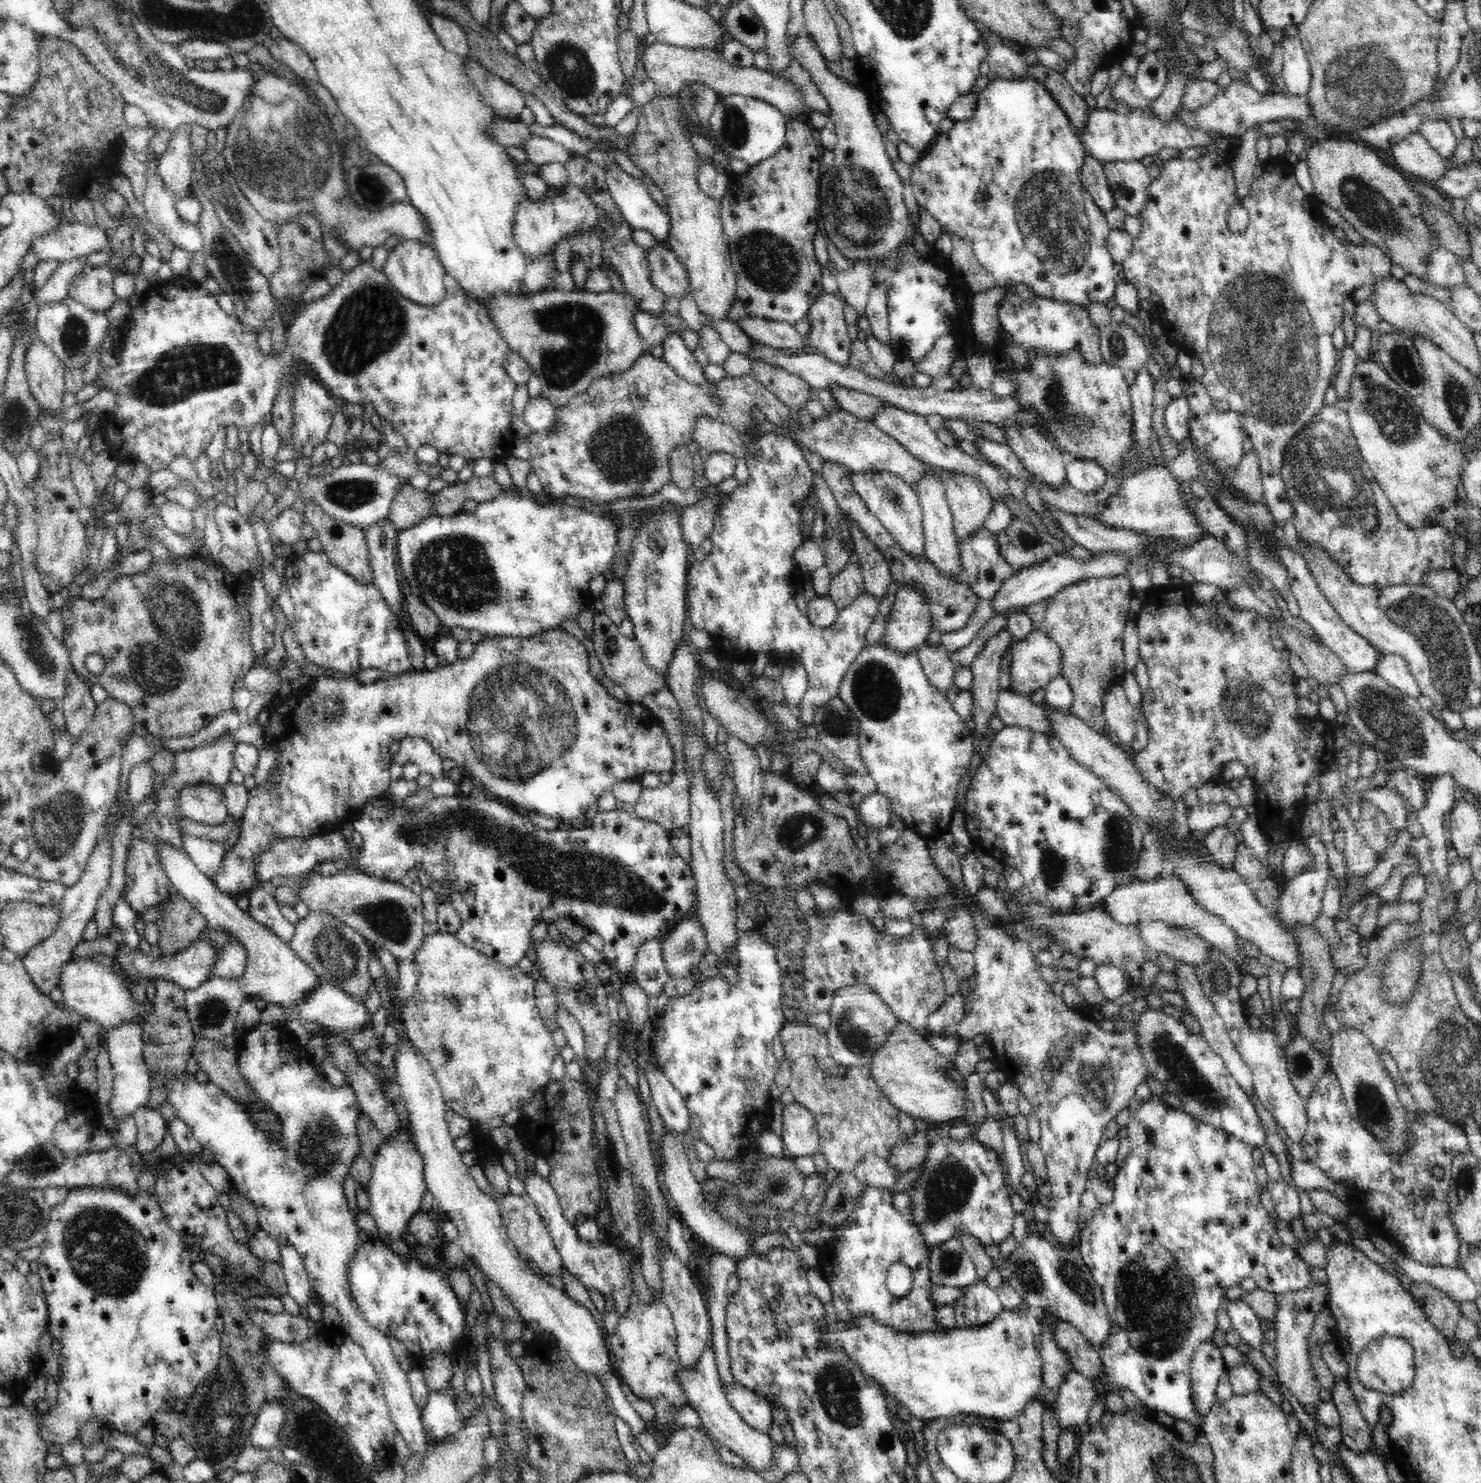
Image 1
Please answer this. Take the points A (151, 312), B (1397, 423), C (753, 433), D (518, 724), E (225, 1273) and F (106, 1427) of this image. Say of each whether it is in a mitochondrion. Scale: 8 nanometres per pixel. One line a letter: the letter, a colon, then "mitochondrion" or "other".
A: other
B: mitochondrion
C: other
D: mitochondrion
E: other
F: other

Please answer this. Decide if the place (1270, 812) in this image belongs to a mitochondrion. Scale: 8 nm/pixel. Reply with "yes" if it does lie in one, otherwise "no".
no

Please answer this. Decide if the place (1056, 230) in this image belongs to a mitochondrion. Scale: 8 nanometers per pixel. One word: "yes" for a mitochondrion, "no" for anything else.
yes

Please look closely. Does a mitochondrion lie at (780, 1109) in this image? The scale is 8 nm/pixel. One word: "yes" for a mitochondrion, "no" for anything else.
no

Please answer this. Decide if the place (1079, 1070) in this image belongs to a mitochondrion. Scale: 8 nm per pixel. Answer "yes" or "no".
yes

